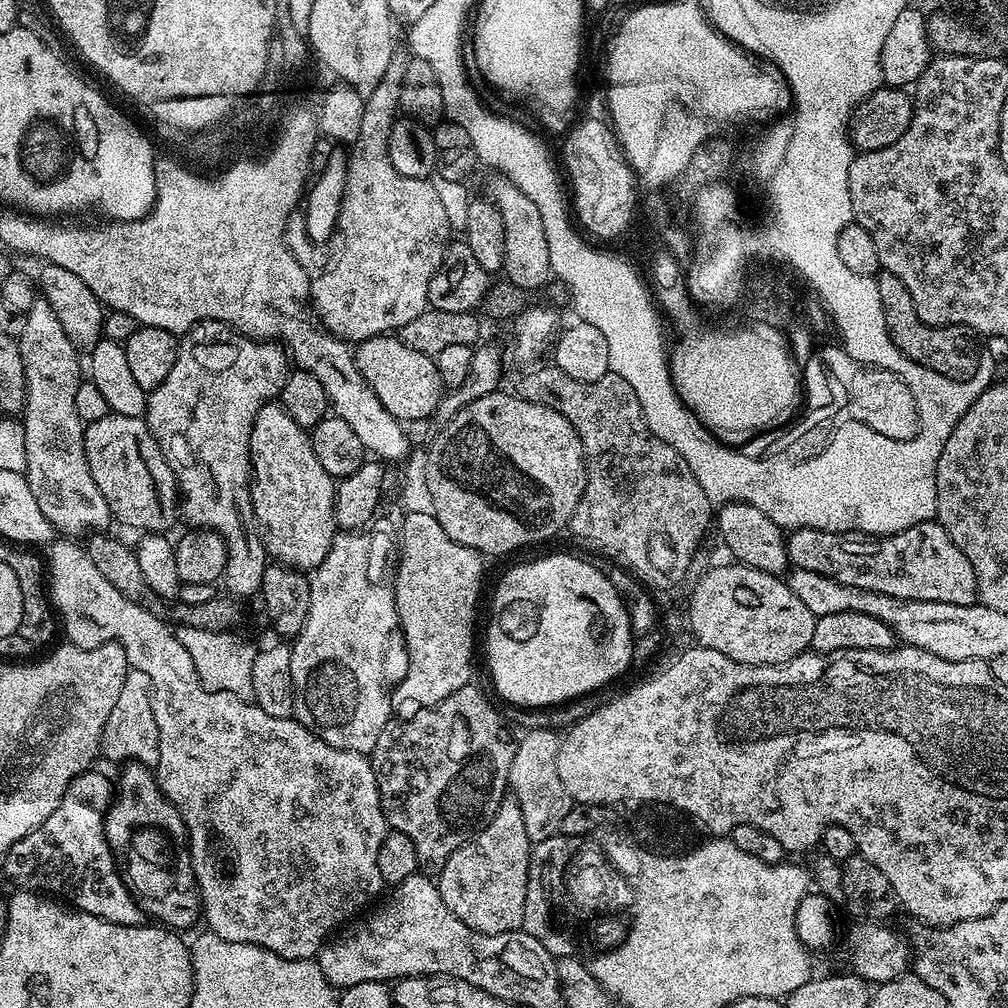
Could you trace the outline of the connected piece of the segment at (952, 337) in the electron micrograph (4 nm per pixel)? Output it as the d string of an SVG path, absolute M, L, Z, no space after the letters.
M881 271L875 277L878 286L878 298L882 298L882 314L886 318L886 330L908 360L913 360L918 366L926 370L934 370L934 374L942 374L951 380L966 380L976 374L976 367L982 363L982 356L976 353L977 337L961 324L947 324L938 326L922 322L912 308L912 299L894 274Z

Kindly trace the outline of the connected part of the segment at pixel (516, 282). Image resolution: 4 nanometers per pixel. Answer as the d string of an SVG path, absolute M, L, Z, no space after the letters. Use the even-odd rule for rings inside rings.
M496 174L488 184L487 199L495 204L502 214L502 226L506 226L506 258L502 269L506 280L514 287L531 290L543 289L552 276L550 266L550 246L546 242L546 230L542 230L542 214L538 214L538 206L514 186L507 176Z

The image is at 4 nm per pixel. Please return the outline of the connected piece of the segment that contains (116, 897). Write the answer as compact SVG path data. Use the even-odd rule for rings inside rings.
M89 770L80 776L75 776L70 782L62 802L58 802L54 814L50 814L50 818L46 818L46 822L42 822L42 826L38 826L33 832L26 834L26 838L22 838L18 842L14 842L14 846L10 846L10 850L2 857L4 872L16 883L17 889L59 898L71 905L73 909L97 916L106 922L140 924L141 910L137 906L135 898L128 893L128 888L116 867L116 861L112 858L108 840L104 836L104 818L108 805L114 799L114 784L113 781L111 784L102 773L96 771Z

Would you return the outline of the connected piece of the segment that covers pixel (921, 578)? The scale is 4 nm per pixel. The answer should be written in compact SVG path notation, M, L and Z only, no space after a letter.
M927 520L918 526L910 526L906 530L896 532L883 538L853 538L839 532L823 532L817 528L797 528L789 531L788 563L792 568L810 570L814 574L822 574L834 578L846 586L858 586L862 590L872 590L878 594L902 598L903 600L925 600L926 602L950 602L958 606L977 603L976 579L974 570L954 546L950 534L936 520Z

